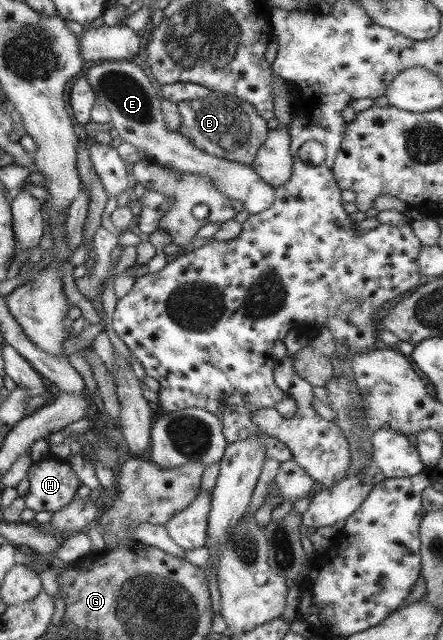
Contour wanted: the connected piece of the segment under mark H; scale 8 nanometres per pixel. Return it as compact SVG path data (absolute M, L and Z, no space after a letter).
M53 455L31 463L24 478L29 484L24 506L34 512L60 510L76 498L75 491L80 486L70 466Z

